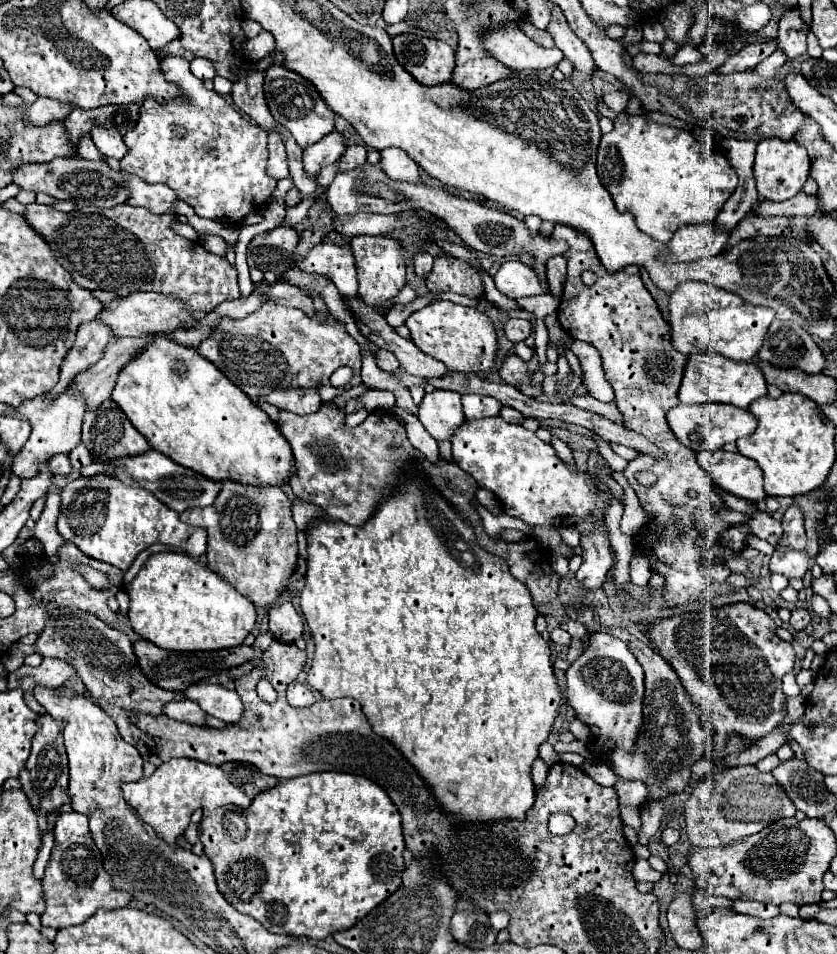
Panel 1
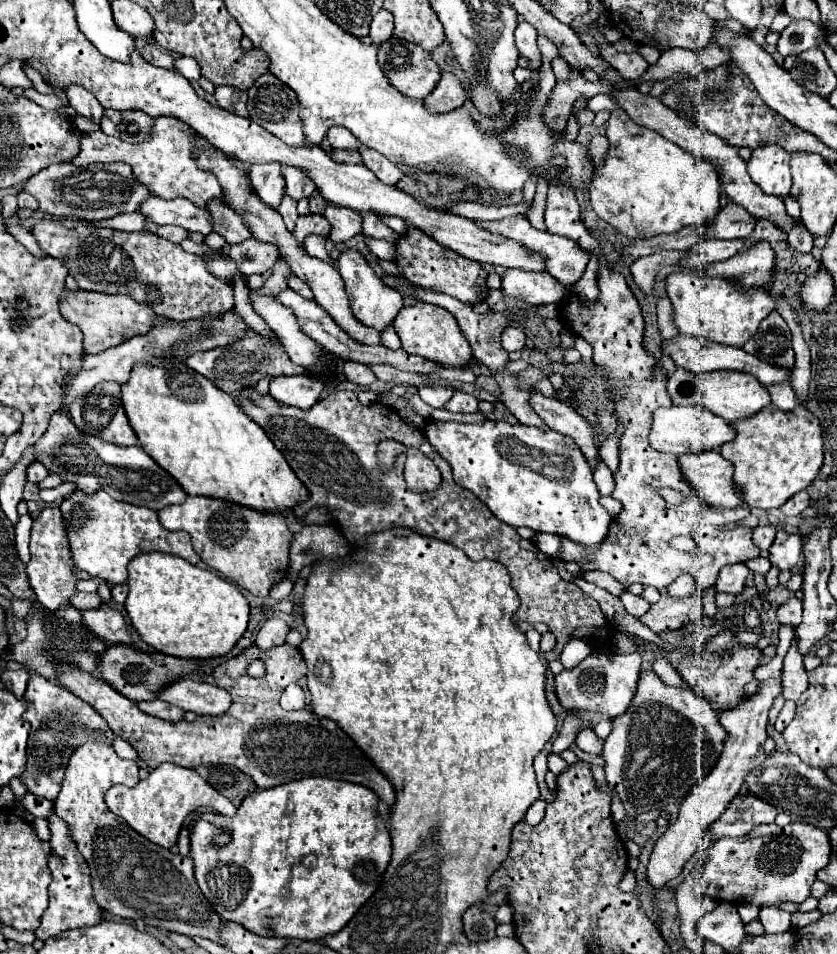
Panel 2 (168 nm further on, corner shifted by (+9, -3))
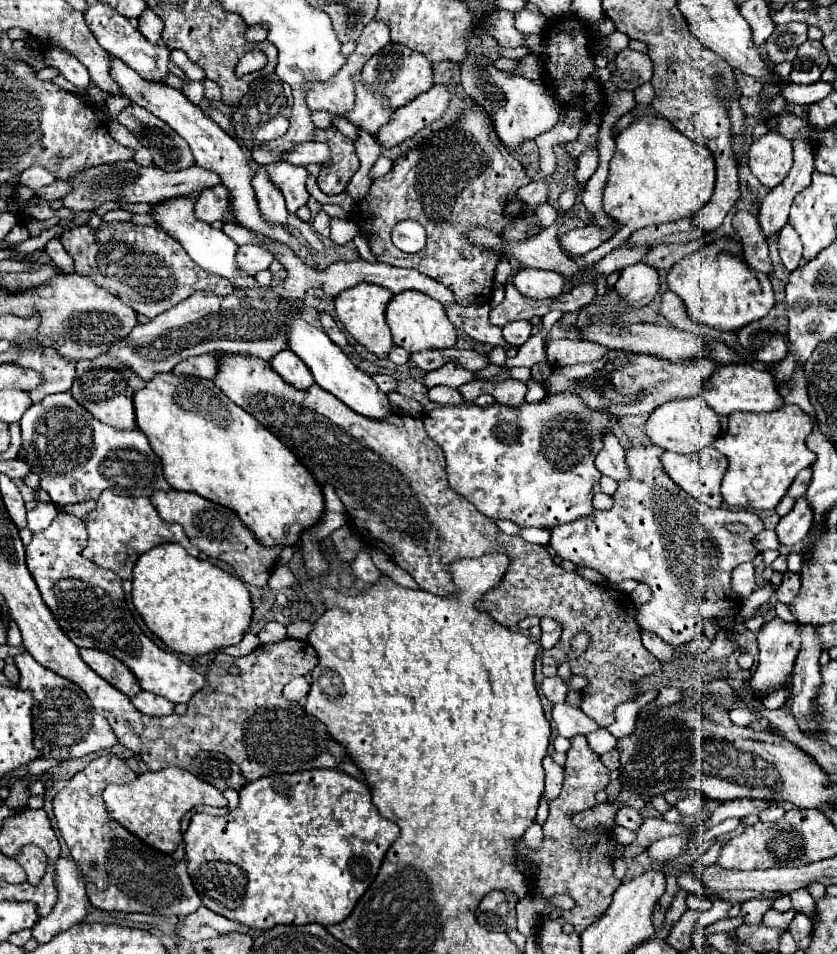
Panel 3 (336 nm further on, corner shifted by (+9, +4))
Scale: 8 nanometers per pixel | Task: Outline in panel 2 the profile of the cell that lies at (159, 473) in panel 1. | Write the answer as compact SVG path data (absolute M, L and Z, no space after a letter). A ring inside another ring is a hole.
M53 415L49 429L37 441L37 453L39 461L51 473L59 473L63 481L73 481L77 489L85 493L105 489L117 501L149 507L153 511L161 511L167 505L185 503L187 499L185 489L163 467L159 467L139 445L119 447L105 443L97 437L83 435L65 415Z

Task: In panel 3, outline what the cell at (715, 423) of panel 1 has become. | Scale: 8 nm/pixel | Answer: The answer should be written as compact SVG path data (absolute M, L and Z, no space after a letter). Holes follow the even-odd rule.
M695 396L687 400L673 400L653 410L649 420L643 424L643 434L649 438L651 444L663 450L679 452L679 454L693 454L709 446L721 434L721 420L701 396Z

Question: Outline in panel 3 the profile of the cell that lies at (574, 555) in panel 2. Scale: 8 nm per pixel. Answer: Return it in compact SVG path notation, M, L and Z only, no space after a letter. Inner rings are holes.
M649 442L627 450L631 476L619 482L613 508L553 528L549 544L563 560L595 568L611 584L621 580L649 584L653 598L637 608L637 622L667 644L679 646L701 636L705 620L723 626L737 616L743 600L731 590L731 572L741 562L751 562L757 556L751 540L763 530L763 522L755 512L713 510L699 504L667 476L659 460L661 452ZM731 522L747 524L749 532L731 534L725 528Z

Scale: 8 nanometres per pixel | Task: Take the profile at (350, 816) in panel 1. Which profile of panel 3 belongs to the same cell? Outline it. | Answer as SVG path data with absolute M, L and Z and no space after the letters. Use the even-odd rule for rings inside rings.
M309 770L309 772L293 772L293 774L283 774L283 776L279 776L279 774L277 776L265 776L265 778L247 782L239 790L239 796L241 796L239 806L223 818L209 816L209 814L195 814L191 818L187 832L183 834L183 842L185 842L185 854L187 854L187 870L189 870L189 876L193 880L197 894L203 900L203 906L207 906L209 910L213 910L217 914L223 914L225 918L231 918L231 920L243 924L247 928L253 928L253 930L267 930L267 928L273 928L277 924L311 924L311 922L317 922L317 924L329 926L329 924L343 922L353 912L357 900L365 894L365 890L375 880L389 846L399 836L399 828L395 826L395 822L385 820L379 814L379 810L373 806L369 788L363 782L355 780L353 776L337 772L337 770Z

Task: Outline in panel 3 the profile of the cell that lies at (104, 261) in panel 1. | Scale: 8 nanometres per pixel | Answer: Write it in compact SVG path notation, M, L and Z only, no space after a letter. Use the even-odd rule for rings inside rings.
M125 222L125 226L109 226L105 230L79 226L63 232L61 242L67 254L75 260L77 274L93 278L97 286L109 290L137 314L147 318L155 318L173 308L197 290L213 292L217 296L227 296L235 290L225 278L201 270L177 240L153 226L139 226L133 222Z

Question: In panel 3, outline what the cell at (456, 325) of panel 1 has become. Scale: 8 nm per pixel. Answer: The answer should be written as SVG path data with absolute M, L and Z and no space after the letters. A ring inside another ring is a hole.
M401 292L393 294L393 298L387 304L385 320L391 328L393 340L397 346L405 348L409 354L429 350L429 348L453 348L457 342L457 330L449 322L443 306L421 292Z

